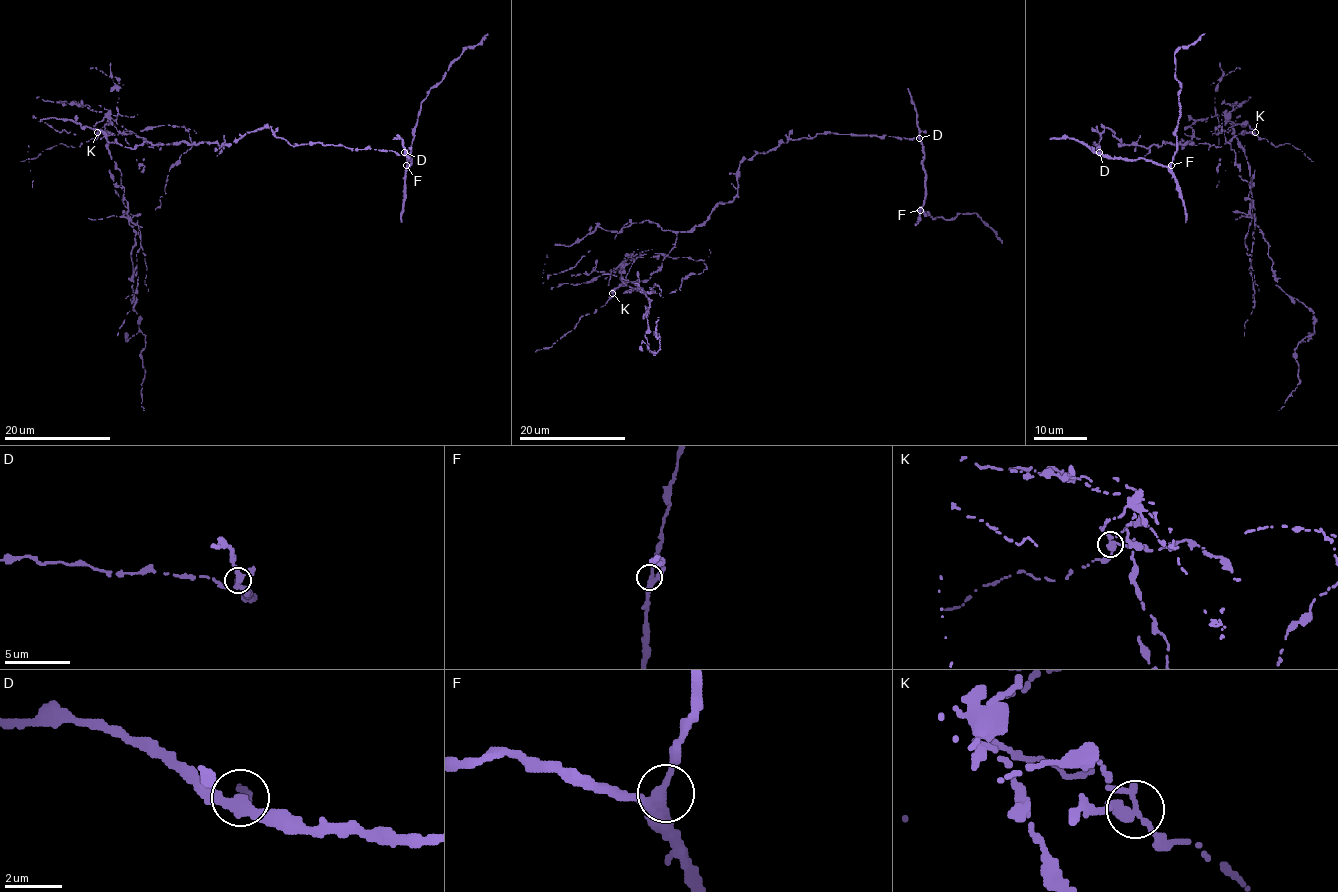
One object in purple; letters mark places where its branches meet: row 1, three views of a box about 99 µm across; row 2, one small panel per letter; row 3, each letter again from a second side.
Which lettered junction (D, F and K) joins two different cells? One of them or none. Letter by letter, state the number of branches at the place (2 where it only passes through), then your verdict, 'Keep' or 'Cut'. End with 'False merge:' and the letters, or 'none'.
D: Branches: 3. Keep
F: Branches: 3. Keep
K: Branches: 3. Cut
False merge: K

